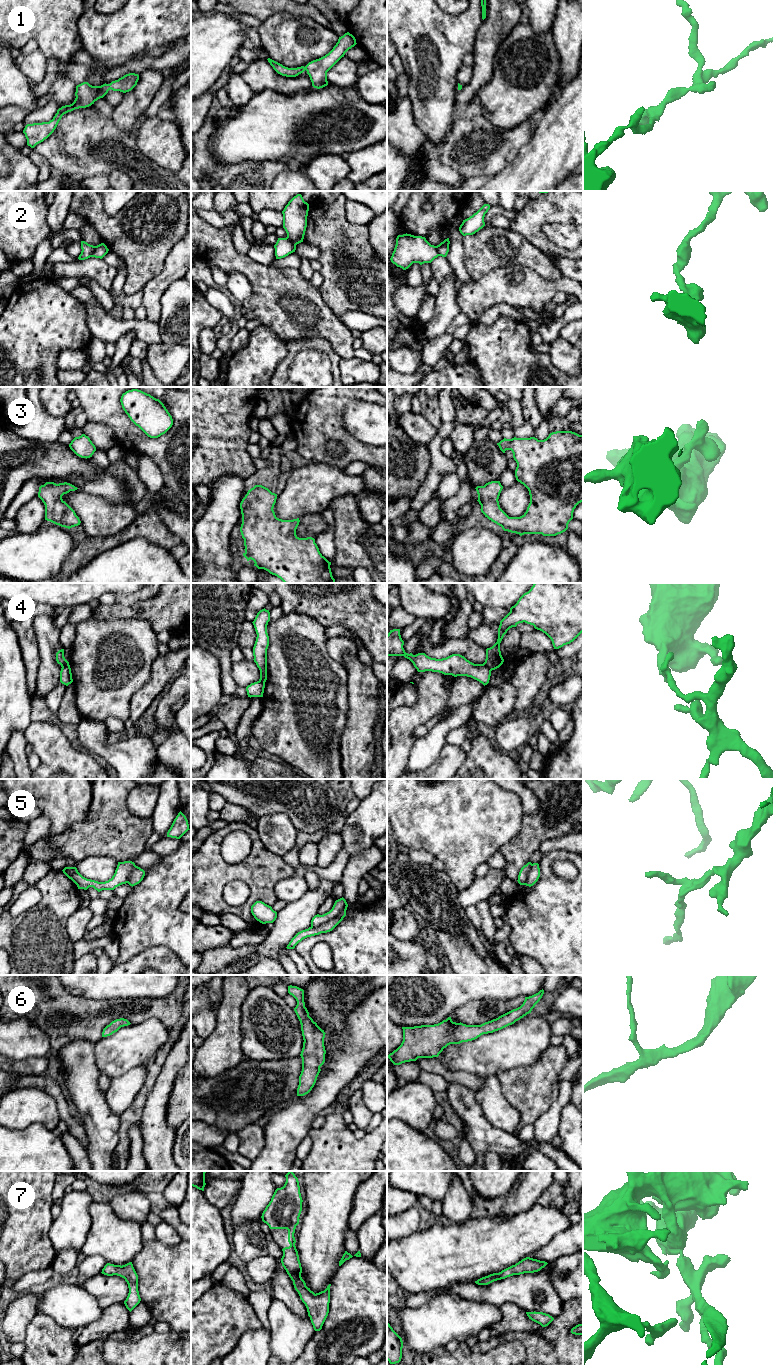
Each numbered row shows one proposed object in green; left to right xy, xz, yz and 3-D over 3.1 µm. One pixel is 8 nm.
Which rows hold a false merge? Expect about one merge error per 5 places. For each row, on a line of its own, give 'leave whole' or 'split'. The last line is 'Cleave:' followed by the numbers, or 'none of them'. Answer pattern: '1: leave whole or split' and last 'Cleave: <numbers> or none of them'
1: leave whole
2: split
3: leave whole
4: split
5: split
6: leave whole
7: leave whole
Cleave: 2, 4, 5

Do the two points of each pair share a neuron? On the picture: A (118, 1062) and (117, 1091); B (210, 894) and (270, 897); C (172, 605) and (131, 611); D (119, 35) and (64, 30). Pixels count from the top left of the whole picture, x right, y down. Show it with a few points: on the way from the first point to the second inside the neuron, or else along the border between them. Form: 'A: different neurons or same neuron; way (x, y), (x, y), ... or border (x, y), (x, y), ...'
A: different neurons; border (140, 1064), (121, 1075), (111, 1078)
B: same neuron; way (223, 879), (228, 874), (247, 874), (255, 882)
C: same neuron; way (162, 608), (141, 609)
D: different neurons; border (84, 10), (77, 22), (81, 48)

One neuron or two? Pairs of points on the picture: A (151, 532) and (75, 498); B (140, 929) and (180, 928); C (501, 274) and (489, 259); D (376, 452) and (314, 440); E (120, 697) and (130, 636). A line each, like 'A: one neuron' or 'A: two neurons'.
A: two neurons
B: one neuron
C: two neurons
D: one neuron
E: one neuron

